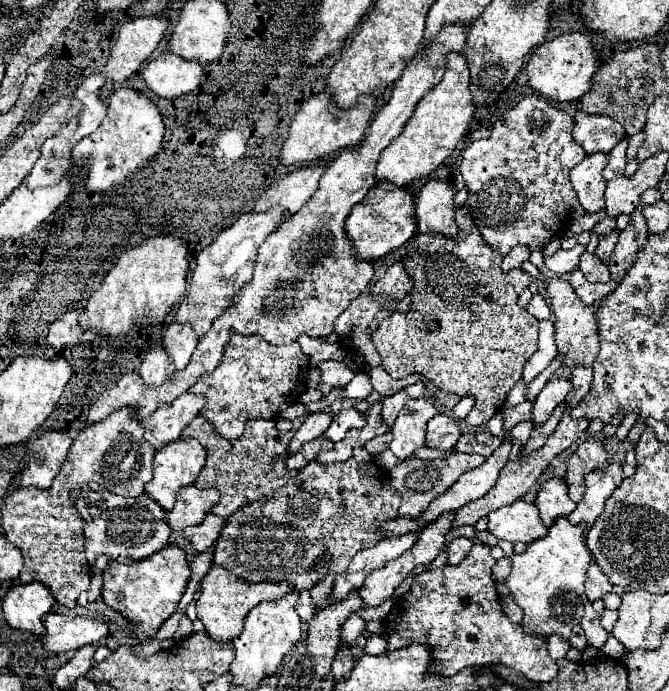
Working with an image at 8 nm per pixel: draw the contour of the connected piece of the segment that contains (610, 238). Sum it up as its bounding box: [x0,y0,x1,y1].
[596,228,620,264]

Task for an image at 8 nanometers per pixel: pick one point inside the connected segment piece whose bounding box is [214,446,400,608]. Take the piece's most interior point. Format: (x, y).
(339, 509)

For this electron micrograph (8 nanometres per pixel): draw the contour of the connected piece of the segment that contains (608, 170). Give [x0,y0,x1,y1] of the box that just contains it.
[604,138,628,180]

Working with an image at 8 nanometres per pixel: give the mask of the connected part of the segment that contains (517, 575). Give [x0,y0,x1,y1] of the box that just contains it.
[506,518,592,640]

